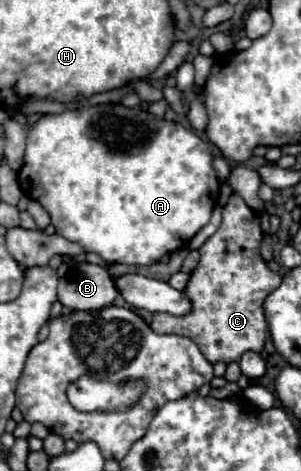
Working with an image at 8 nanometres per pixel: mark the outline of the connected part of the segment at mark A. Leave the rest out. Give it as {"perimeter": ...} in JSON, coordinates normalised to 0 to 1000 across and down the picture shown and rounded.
{"perimeter":[[[322,221],[322,225],[276,225],[256,234],[209,234],[196,242],[143,242],[123,259],[110,259],[90,280],[76,352],[56,365],[56,378],[63,378],[76,408],[103,425],[123,425],[163,450],[169,476],[183,480],[189,497],[203,497],[209,505],[223,505],[236,514],[256,514],[282,535],[322,535],[355,561],[402,556],[402,561],[475,561],[482,565],[482,561],[528,556],[548,539],[615,527],[628,518],[628,510],[661,493],[661,484],[674,484],[694,471],[701,446],[728,416],[728,391],[734,391],[708,361],[701,335],[708,331],[701,331],[694,306],[674,301],[641,276],[628,276],[588,259],[522,251],[468,229],[422,229],[409,221]]]}

